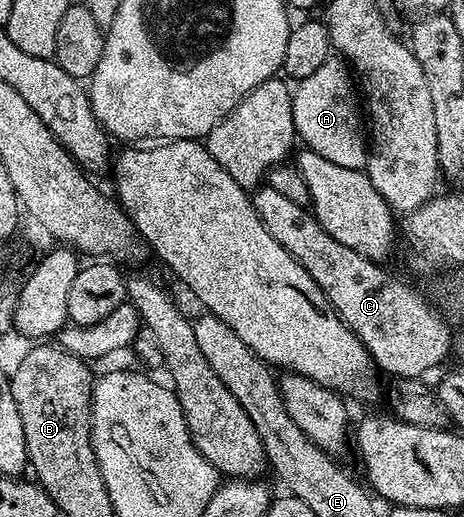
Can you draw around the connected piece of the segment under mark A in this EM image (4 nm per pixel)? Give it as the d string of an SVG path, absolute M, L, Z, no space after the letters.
M330 57L315 73L310 73L310 77L295 84L292 116L299 142L304 143L307 150L318 153L318 157L326 157L326 161L334 161L334 165L342 165L342 169L364 171L367 168L370 139L354 86L354 72L343 59Z

